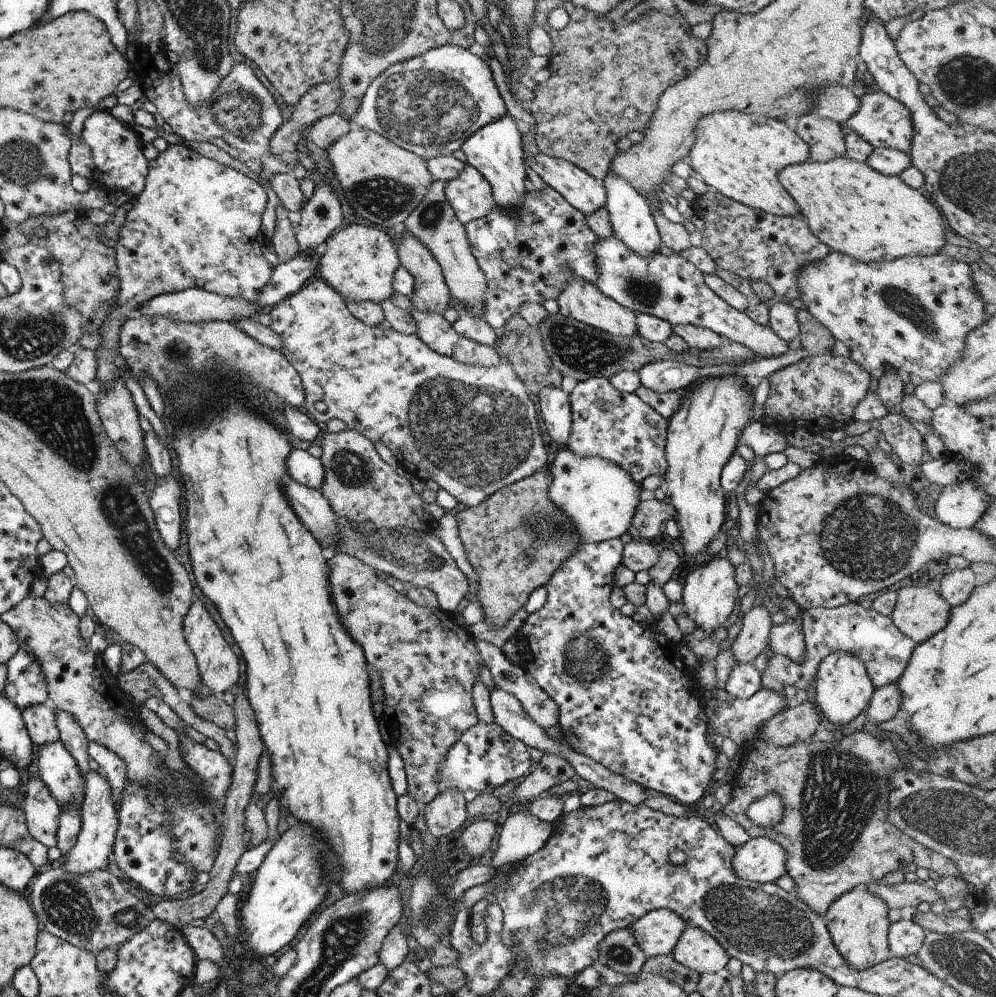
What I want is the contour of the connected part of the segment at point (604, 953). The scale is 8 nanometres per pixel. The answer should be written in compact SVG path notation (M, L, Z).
M628 929L615 930L598 944L599 963L620 974L636 974L642 970L647 956Z

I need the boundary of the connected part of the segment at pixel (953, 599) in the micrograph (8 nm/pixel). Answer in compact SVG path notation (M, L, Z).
M971 568L948 571L942 577L939 593L952 607L964 604L976 588L974 574Z

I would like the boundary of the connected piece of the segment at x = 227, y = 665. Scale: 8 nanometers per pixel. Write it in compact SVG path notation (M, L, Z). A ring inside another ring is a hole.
M194 599L188 614L184 616L183 629L184 638L196 657L202 683L206 684L212 692L225 693L227 690L233 690L240 680L240 660L232 648L228 646L228 642L224 640L222 632L218 630L218 626L210 618L210 614L208 614L208 610L202 601Z

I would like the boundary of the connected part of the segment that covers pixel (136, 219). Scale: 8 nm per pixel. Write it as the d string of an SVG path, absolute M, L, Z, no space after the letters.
M180 143L178 145L168 145L166 150L159 152L159 156L156 159L148 161L148 176L146 177L144 190L135 198L133 208L127 212L126 221L119 230L118 245L114 247L116 250L116 260L118 266L118 276L120 280L120 288L118 295L118 302L116 302L116 310L112 310L111 314L108 314L108 318L103 320L100 326L102 330L102 342L100 346L96 348L96 362L98 362L98 368L96 368L96 382L100 384L100 390L106 390L116 378L119 378L118 368L116 367L114 358L116 354L121 352L118 346L118 338L120 336L120 328L122 324L128 319L138 318L140 314L140 306L159 294L175 293L178 291L186 290L192 287L198 287L207 290L211 293L219 294L220 296L230 296L230 298L244 298L246 302L256 302L258 300L258 294L268 282L273 273L273 265L268 263L268 260L262 255L262 242L264 242L264 236L262 236L262 228L260 228L262 222L262 214L266 210L266 203L268 202L268 196L264 187L252 178L238 172L230 166L220 164L216 160L209 159L200 155L198 152L189 148L188 145Z

